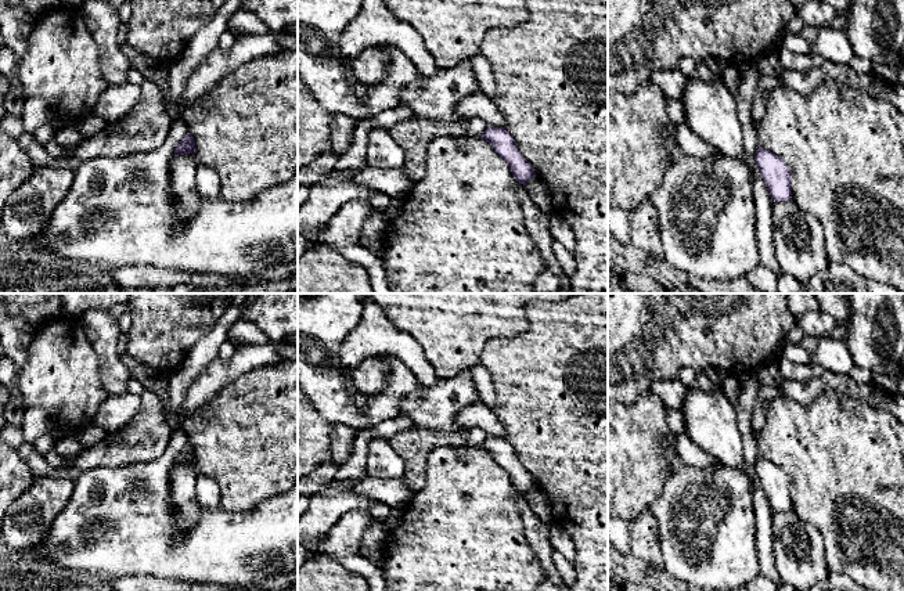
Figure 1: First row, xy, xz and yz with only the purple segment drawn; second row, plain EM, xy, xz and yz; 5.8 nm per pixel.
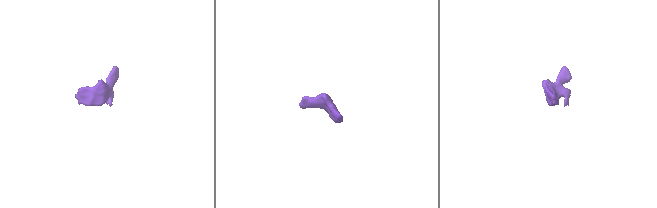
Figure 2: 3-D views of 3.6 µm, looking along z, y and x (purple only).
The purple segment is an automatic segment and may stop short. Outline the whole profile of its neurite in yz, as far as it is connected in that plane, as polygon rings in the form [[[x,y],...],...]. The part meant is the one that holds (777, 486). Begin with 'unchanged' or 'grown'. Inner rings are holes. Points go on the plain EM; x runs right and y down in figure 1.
unchanged; [[[757,457],[754,472],[774,512],[792,511],[792,482],[784,469],[774,462]]]

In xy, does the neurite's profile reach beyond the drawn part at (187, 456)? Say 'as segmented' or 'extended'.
as segmented

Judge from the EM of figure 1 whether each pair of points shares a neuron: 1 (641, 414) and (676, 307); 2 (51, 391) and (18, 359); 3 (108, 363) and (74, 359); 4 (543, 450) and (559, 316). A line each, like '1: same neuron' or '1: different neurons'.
1: different neurons
2: different neurons
3: different neurons
4: same neuron

